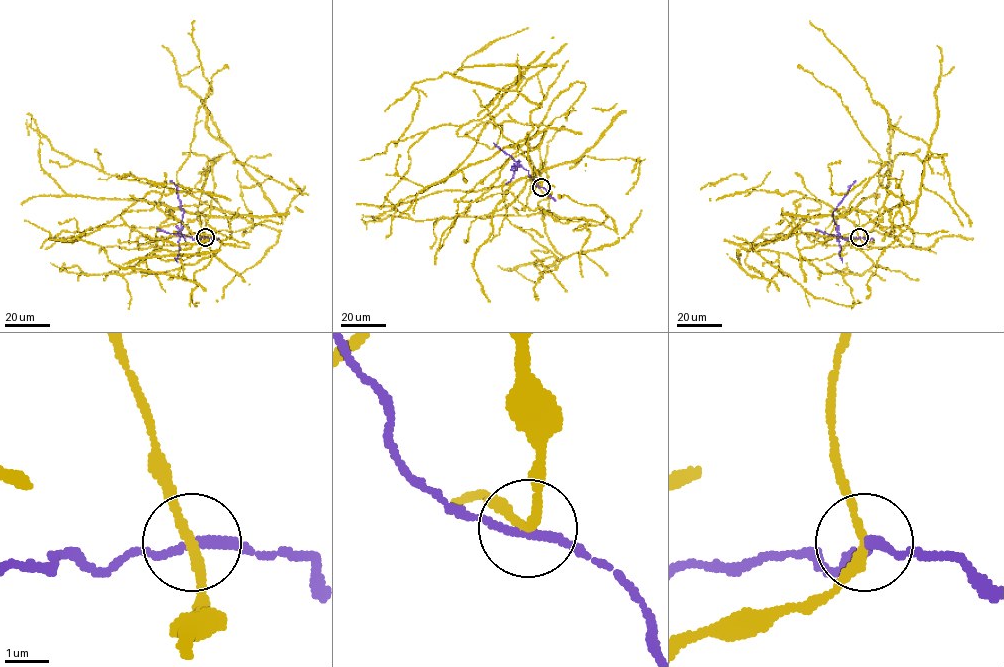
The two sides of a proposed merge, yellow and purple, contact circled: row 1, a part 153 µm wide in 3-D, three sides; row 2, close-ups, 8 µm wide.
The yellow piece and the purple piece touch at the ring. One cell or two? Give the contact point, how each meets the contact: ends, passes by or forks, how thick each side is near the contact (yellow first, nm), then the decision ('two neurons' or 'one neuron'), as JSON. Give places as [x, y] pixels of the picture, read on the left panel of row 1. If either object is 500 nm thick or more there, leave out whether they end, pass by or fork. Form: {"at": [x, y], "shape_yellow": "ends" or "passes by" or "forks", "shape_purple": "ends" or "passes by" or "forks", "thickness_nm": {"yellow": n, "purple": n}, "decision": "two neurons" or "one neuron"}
{"at": [205, 237], "shape_yellow": "passes by", "shape_purple": "passes by", "thickness_nm": {"yellow": 220, "purple": 190}, "decision": "two neurons"}

